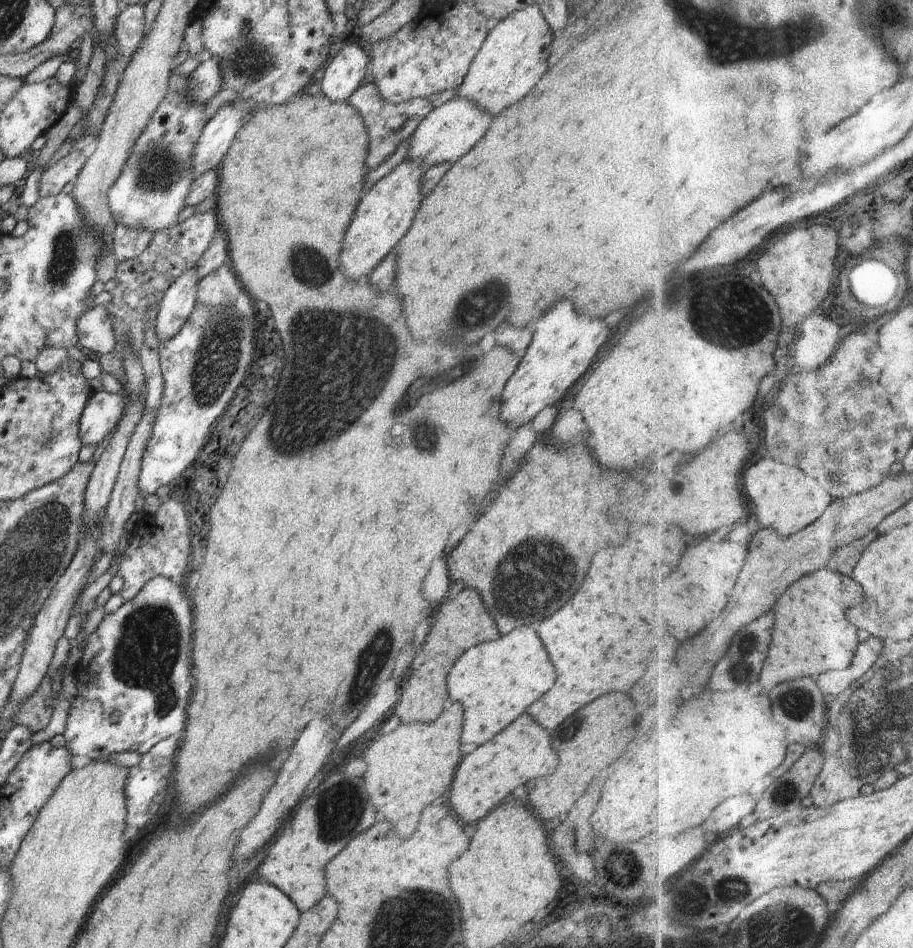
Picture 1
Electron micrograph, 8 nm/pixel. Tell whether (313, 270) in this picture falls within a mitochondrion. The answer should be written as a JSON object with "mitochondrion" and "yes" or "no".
{"mitochondrion":"yes"}

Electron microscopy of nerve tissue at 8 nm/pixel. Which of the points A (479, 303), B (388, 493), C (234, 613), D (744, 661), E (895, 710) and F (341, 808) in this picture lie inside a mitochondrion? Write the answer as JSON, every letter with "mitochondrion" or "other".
{"A":"mitochondrion","B":"other","C":"other","D":"mitochondrion","E":"mitochondrion","F":"mitochondrion"}

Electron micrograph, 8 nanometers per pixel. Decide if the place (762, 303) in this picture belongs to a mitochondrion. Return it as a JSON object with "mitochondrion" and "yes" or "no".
{"mitochondrion":"yes"}

